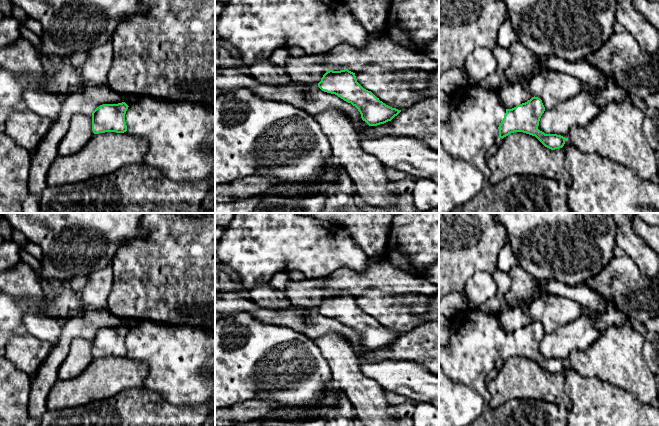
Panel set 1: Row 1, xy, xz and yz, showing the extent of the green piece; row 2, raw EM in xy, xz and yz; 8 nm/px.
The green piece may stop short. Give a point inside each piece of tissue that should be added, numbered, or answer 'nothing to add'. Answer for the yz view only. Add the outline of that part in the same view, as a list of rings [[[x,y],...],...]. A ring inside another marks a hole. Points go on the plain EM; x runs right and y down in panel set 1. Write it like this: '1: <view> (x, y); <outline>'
1: yz (475, 338); [[[466,308],[449,319],[449,345],[439,348],[439,365],[454,382],[476,390],[488,405],[491,396],[486,387],[486,378],[499,361],[498,351],[505,337],[506,332],[500,327],[498,315]]]

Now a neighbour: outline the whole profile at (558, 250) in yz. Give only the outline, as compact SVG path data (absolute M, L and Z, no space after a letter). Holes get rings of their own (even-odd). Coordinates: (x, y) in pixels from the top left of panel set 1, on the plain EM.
M496 213L505 227L518 263L538 279L556 280L575 287L598 275L611 261L616 248L617 226L612 213Z

